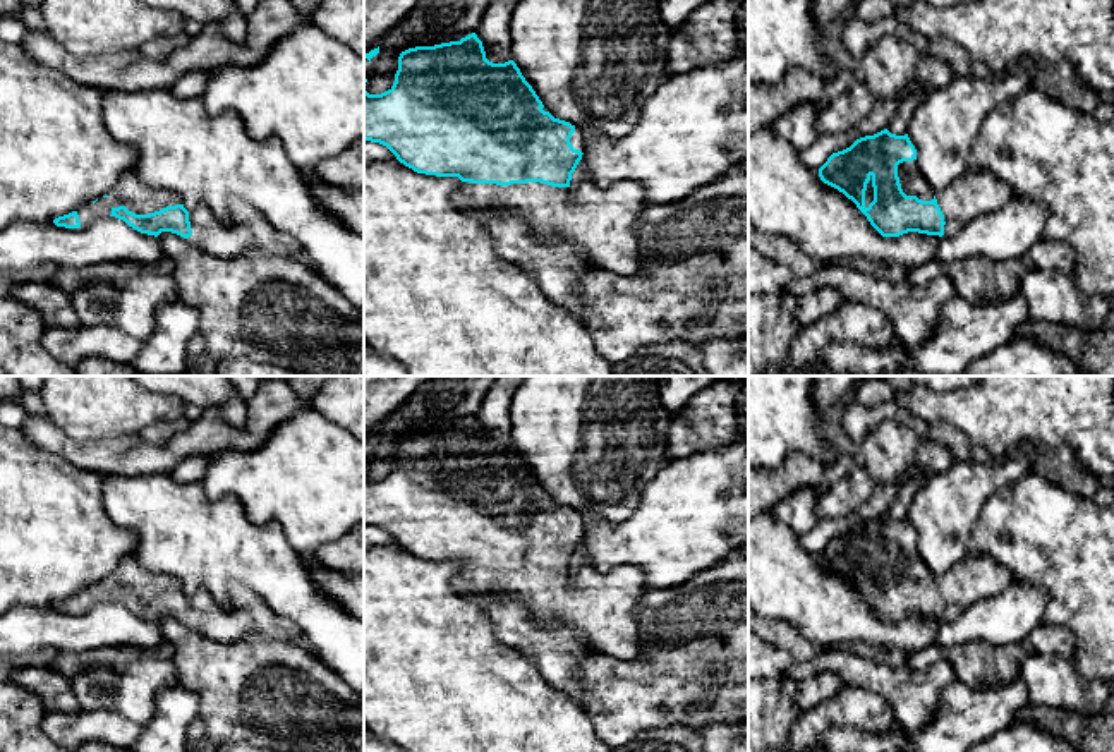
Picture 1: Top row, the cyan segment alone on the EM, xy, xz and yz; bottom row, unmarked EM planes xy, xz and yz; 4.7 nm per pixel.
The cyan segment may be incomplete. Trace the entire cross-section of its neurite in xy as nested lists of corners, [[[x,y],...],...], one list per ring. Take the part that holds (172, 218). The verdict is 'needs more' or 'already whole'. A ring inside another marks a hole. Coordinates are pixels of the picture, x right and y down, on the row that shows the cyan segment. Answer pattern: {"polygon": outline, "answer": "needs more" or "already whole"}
{"polygon": [[[134,170],[124,172],[106,196],[53,220],[57,227],[81,228],[94,218],[115,216],[141,233],[158,237],[172,232],[189,239],[218,258],[235,258],[247,251],[295,259],[312,268],[297,244],[276,232],[268,220],[240,199],[228,204],[230,220],[221,221],[203,204],[187,211],[170,191],[144,185]]], "answer": "needs more"}

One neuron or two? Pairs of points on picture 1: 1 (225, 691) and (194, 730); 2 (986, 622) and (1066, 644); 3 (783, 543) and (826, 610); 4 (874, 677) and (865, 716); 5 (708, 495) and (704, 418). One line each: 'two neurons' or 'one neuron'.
1: two neurons
2: two neurons
3: one neuron
4: two neurons
5: two neurons

